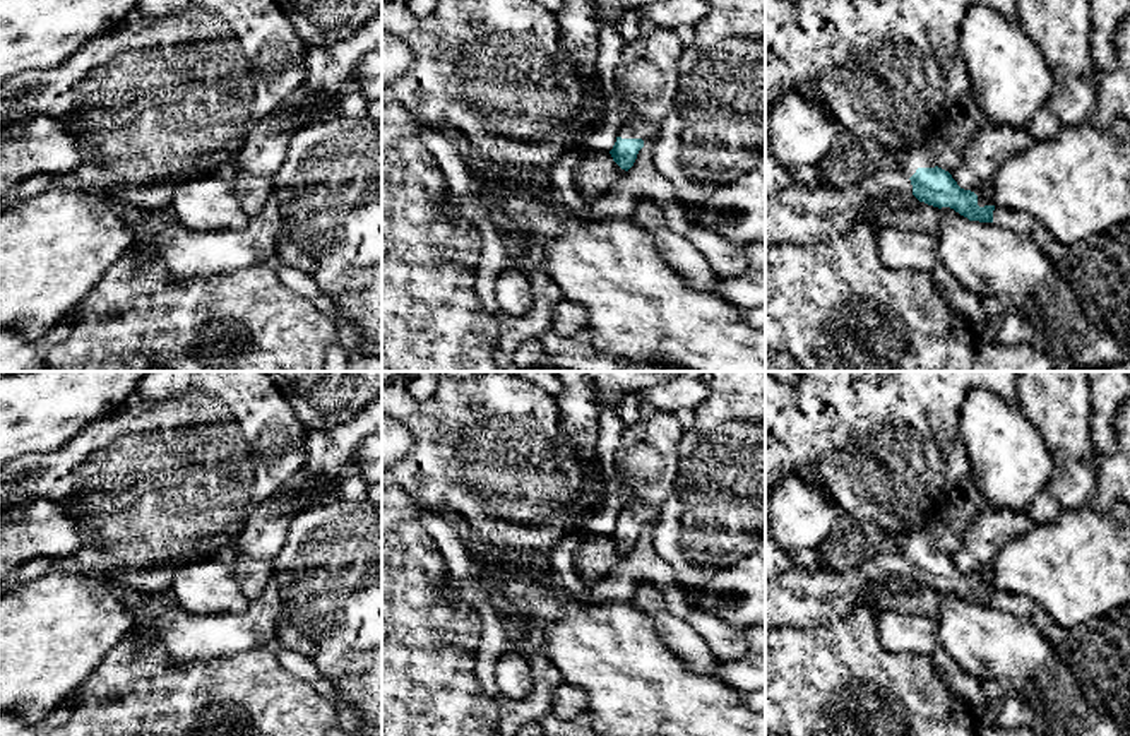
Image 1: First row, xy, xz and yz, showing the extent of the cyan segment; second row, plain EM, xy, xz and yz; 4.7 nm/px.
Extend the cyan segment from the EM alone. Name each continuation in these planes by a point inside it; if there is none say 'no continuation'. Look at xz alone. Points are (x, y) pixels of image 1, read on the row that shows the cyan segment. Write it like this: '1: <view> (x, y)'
1: xz (648, 130)

